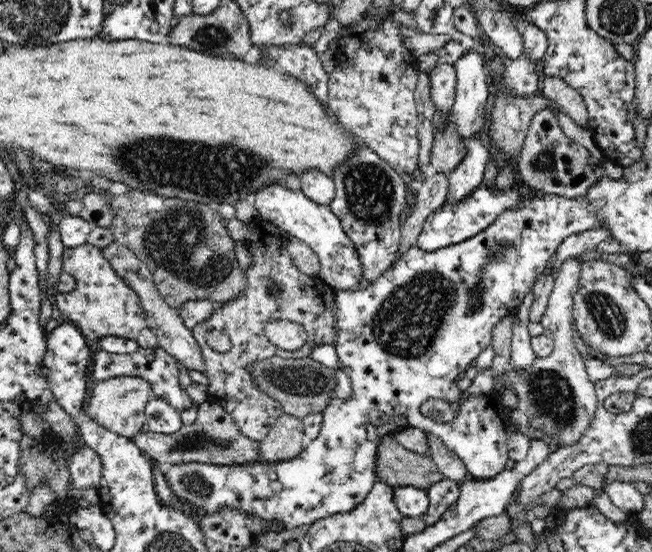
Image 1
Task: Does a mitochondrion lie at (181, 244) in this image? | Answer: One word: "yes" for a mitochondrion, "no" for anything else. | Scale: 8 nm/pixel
yes

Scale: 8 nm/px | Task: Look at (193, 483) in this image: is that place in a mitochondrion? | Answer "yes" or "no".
yes

